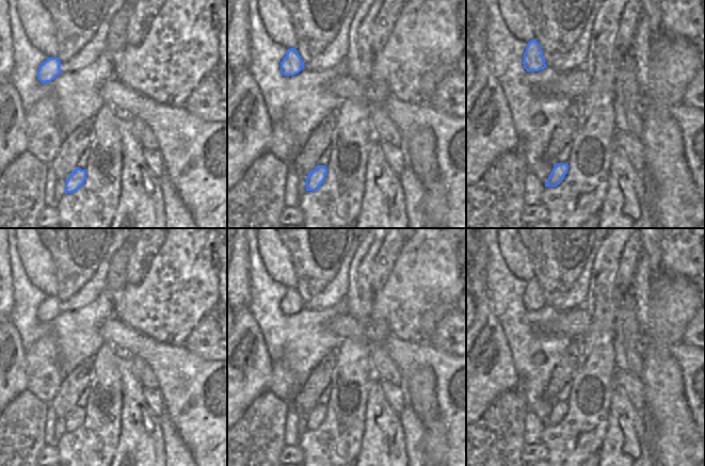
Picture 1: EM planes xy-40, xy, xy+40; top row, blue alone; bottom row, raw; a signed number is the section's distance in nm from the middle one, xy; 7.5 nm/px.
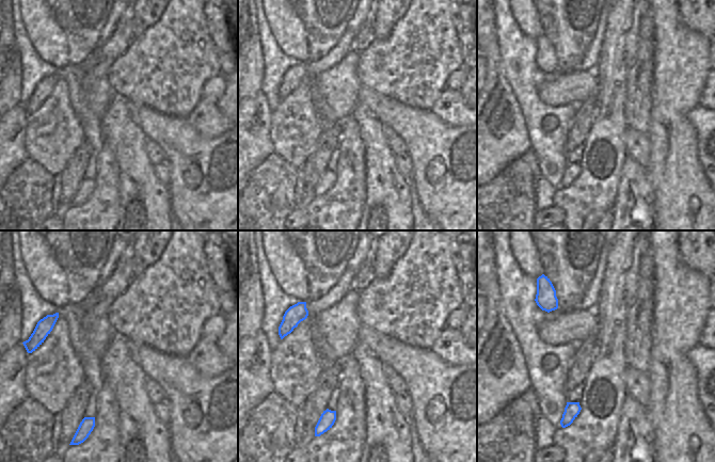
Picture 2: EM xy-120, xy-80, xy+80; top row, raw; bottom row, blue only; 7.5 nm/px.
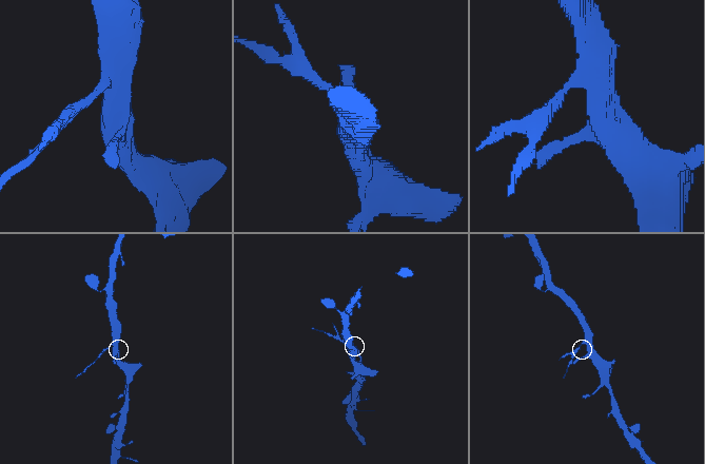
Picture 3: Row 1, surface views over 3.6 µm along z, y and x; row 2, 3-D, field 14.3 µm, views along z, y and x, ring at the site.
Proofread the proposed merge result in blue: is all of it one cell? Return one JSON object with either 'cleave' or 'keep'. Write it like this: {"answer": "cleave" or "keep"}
{"answer": "cleave"}

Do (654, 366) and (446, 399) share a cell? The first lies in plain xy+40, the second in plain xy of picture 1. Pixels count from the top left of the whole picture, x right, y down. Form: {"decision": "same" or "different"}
{"decision": "different"}

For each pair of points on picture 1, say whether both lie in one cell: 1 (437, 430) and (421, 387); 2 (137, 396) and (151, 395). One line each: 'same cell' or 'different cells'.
1: same cell
2: different cells

